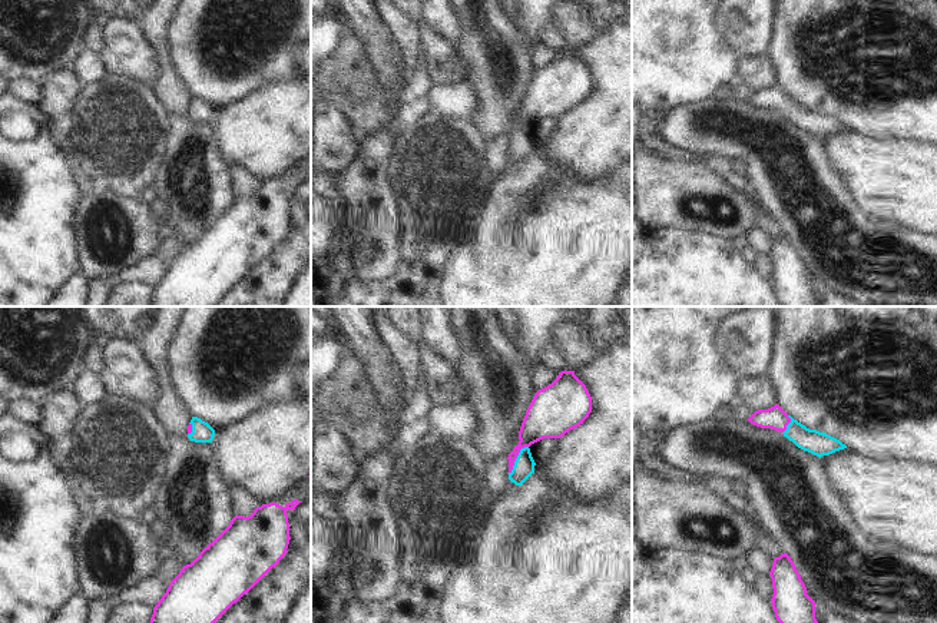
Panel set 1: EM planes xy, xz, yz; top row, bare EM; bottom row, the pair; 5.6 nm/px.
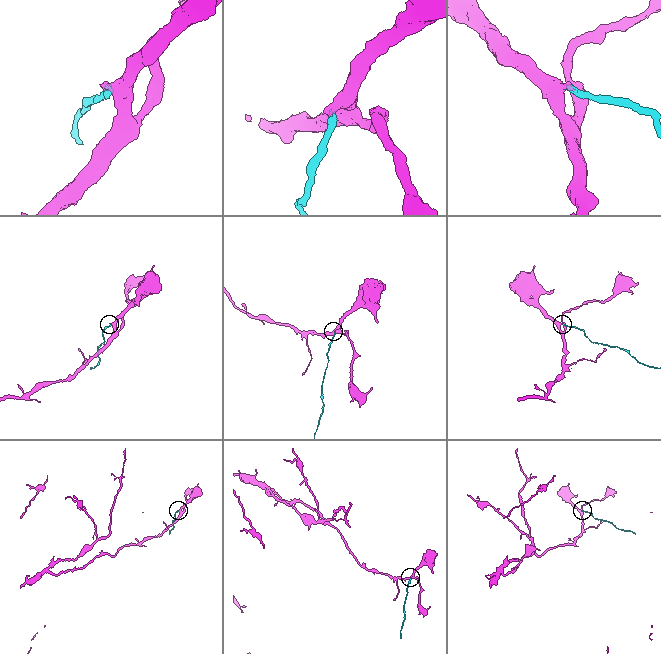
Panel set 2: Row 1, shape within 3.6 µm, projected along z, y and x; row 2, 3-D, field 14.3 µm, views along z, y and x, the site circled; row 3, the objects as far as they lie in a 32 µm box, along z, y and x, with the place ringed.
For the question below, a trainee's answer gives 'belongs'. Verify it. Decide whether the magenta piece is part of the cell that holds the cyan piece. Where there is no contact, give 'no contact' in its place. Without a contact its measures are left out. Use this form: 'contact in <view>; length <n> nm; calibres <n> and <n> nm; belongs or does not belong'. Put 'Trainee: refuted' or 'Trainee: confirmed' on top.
Trainee: confirmed
contact in xz; length 190 nm; calibres 120 and 190 nm; belongs

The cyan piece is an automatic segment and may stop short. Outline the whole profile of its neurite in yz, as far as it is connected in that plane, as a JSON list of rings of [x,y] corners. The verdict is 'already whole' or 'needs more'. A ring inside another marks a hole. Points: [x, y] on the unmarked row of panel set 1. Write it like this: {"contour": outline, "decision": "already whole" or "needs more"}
{"contour": [[[778,83],[768,89],[755,90],[748,100],[761,107],[772,107],[781,110],[784,116],[792,120],[798,127],[808,130],[817,136],[830,135],[835,130],[847,127],[840,119],[809,109],[791,95],[788,95]]], "decision": "needs more"}

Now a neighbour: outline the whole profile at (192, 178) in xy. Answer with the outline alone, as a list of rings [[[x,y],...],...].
[[[169,112],[169,127],[165,148],[153,179],[156,196],[166,203],[165,219],[191,243],[231,202],[235,192],[231,186],[228,163],[216,145],[212,122],[195,122],[185,115]]]

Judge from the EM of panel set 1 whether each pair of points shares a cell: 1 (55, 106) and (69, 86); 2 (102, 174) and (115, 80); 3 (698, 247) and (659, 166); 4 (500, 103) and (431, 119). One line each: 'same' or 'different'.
1: same
2: same
3: different
4: different

